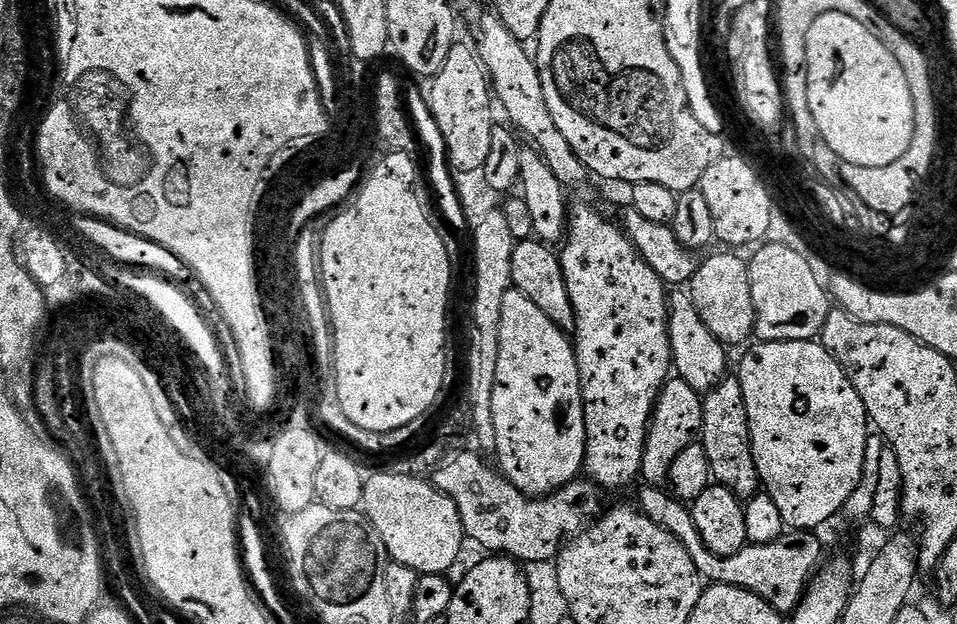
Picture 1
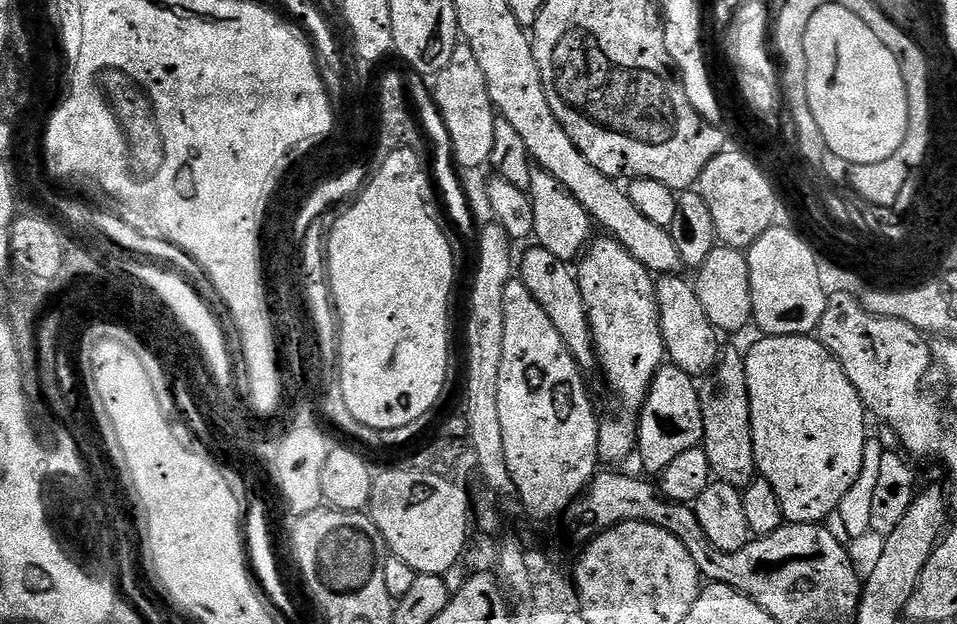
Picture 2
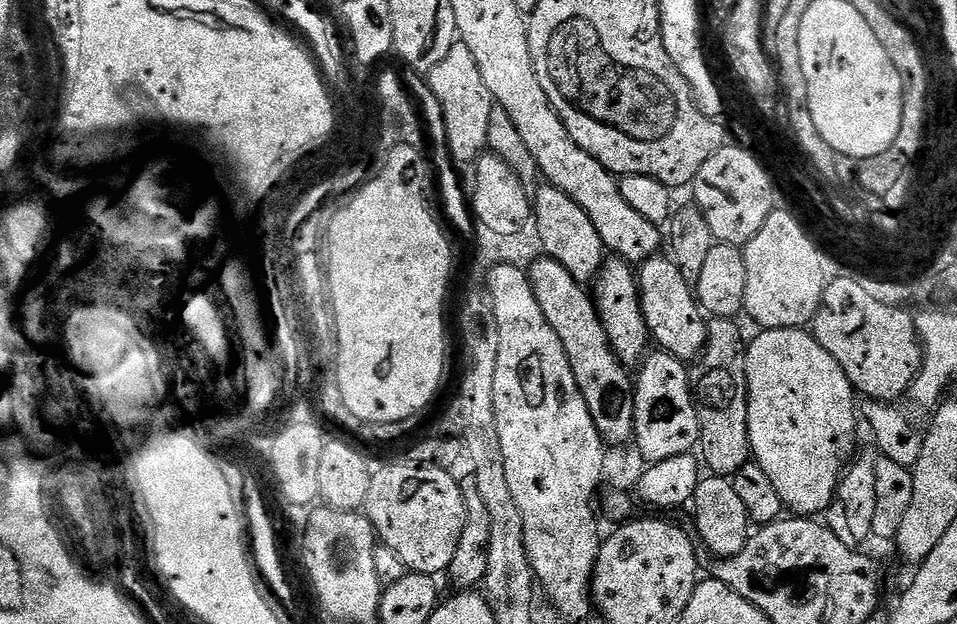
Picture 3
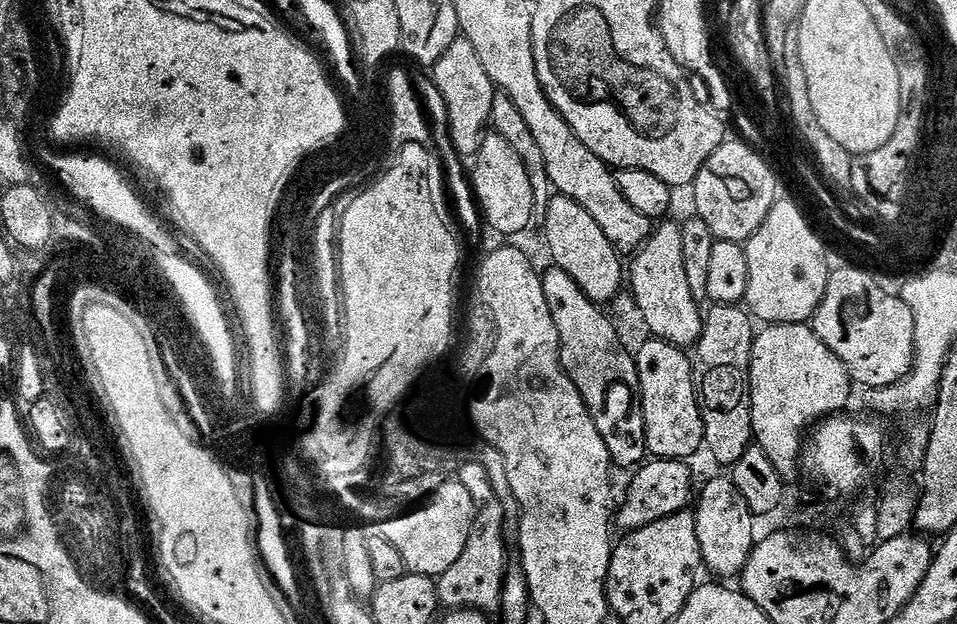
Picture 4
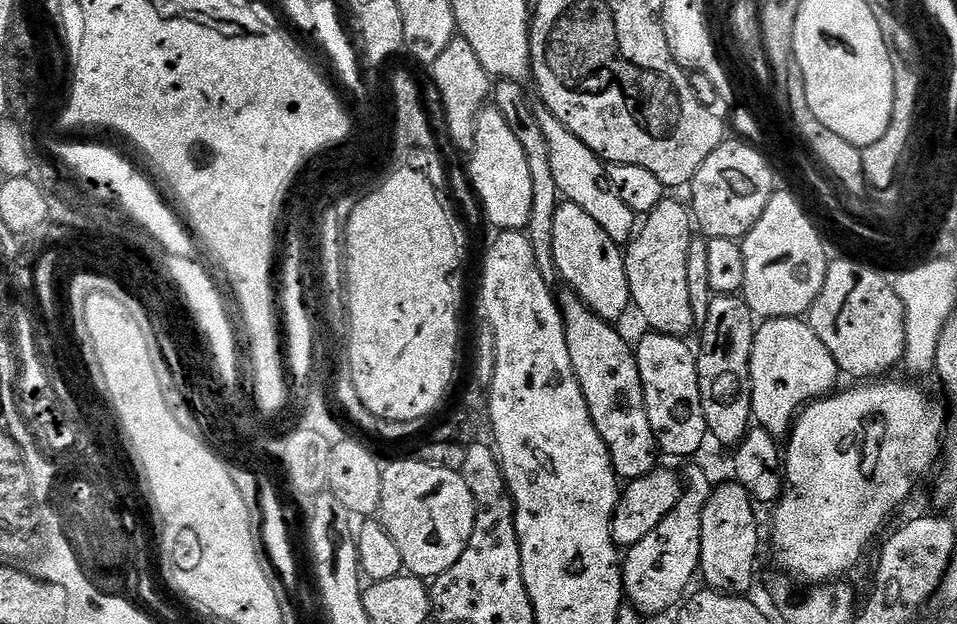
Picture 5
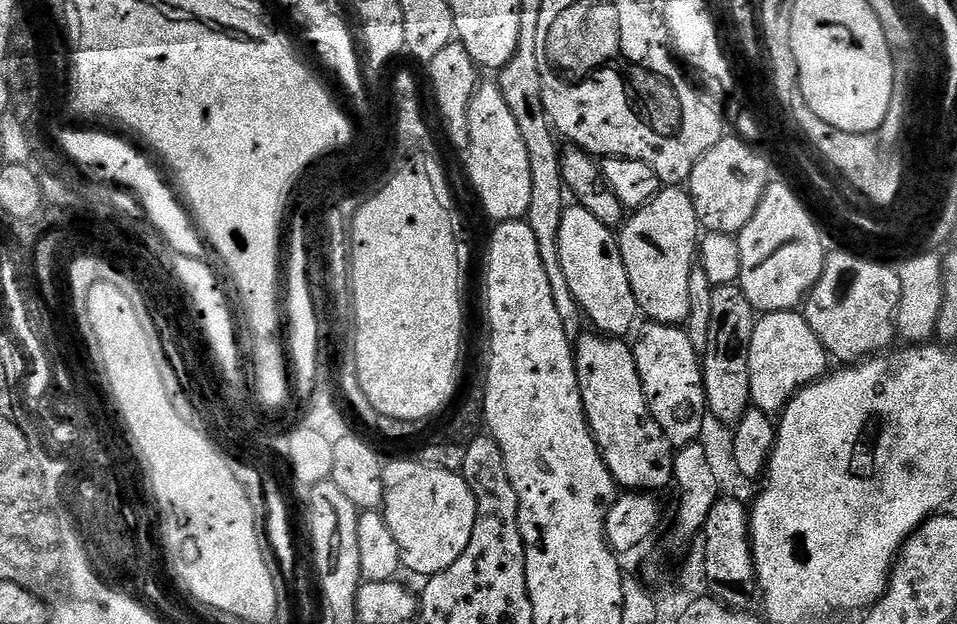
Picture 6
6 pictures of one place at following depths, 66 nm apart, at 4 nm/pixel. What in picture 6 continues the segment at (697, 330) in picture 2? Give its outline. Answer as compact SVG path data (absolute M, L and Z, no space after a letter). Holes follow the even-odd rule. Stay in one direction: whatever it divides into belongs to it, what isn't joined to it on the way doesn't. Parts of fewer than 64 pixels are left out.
M664 186L661 187L658 195L648 204L644 204L638 209L635 209L623 221L622 227L618 232L618 239L620 242L620 253L622 254L622 262L626 262L626 274L630 278L630 290L634 290L634 298L636 299L637 309L641 313L648 315L647 319L654 324L674 324L677 326L683 325L684 319L692 312L692 268L694 272L694 265L698 260L698 245L702 235L702 229L698 222L698 214L694 210L694 202L691 195L683 187L680 186Z

